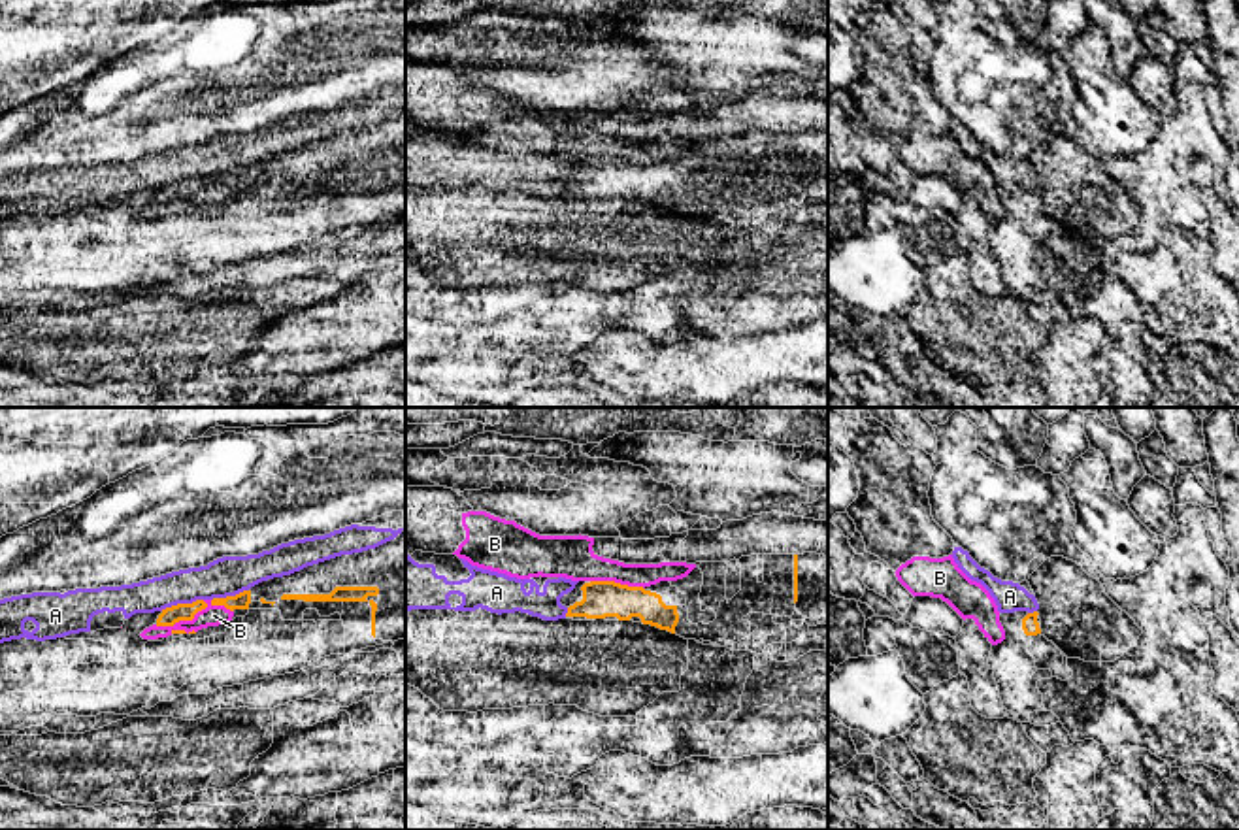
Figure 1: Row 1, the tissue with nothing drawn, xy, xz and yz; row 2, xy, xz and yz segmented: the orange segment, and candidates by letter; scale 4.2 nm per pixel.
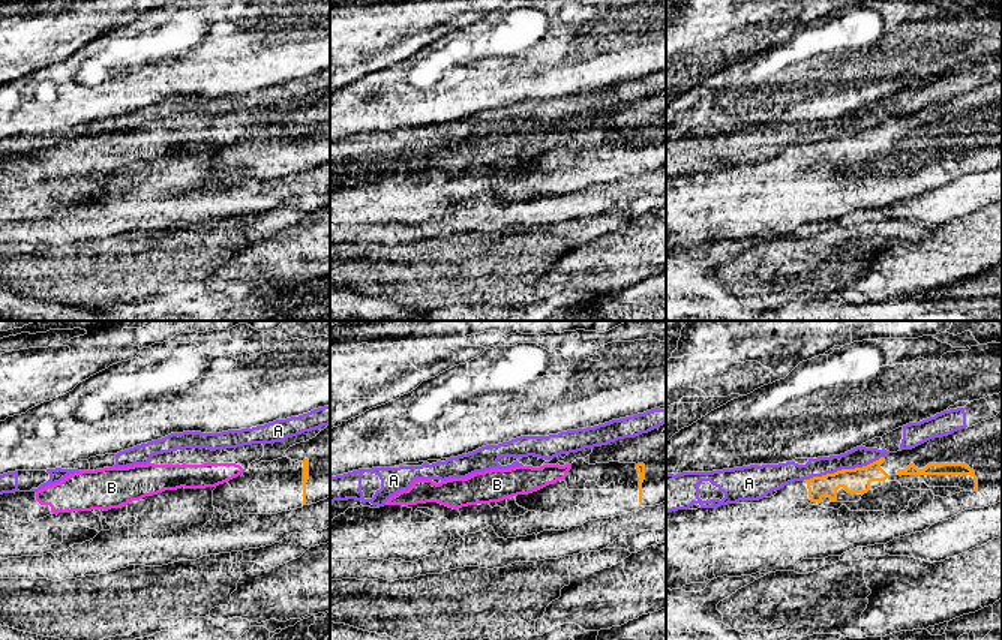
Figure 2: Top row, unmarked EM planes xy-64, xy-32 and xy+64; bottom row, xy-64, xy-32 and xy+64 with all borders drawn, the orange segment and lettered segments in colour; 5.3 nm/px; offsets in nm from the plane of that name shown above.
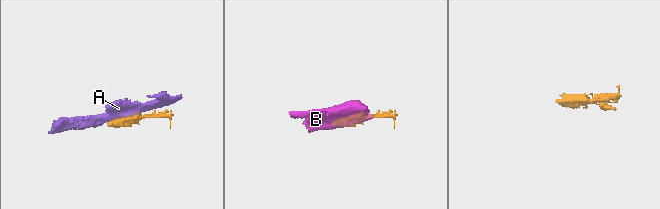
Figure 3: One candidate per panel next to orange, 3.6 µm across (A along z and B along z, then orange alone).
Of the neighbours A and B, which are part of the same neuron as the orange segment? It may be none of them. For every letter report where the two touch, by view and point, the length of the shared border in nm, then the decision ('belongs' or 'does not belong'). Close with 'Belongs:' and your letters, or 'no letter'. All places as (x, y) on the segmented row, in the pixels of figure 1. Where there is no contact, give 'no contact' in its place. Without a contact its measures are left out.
A: contact xy (181, 604); length 190 nm; does not belong
B: contact xy (193, 617); length 340 nm; does not belong
Belongs: no letter

